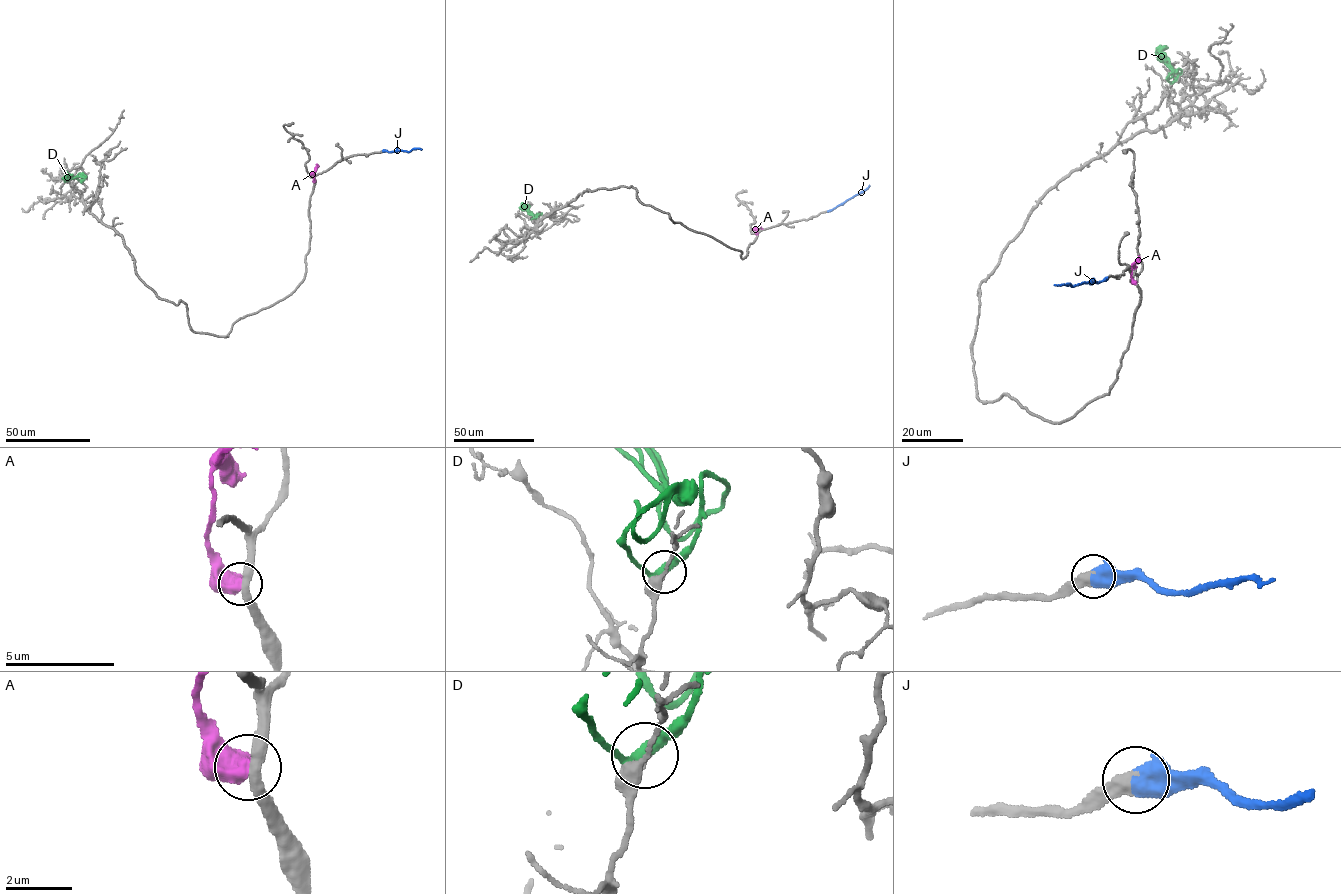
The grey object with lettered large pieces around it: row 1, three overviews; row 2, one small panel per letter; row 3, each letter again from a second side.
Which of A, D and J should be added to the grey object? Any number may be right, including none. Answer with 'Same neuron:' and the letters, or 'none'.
Same neuron: J

